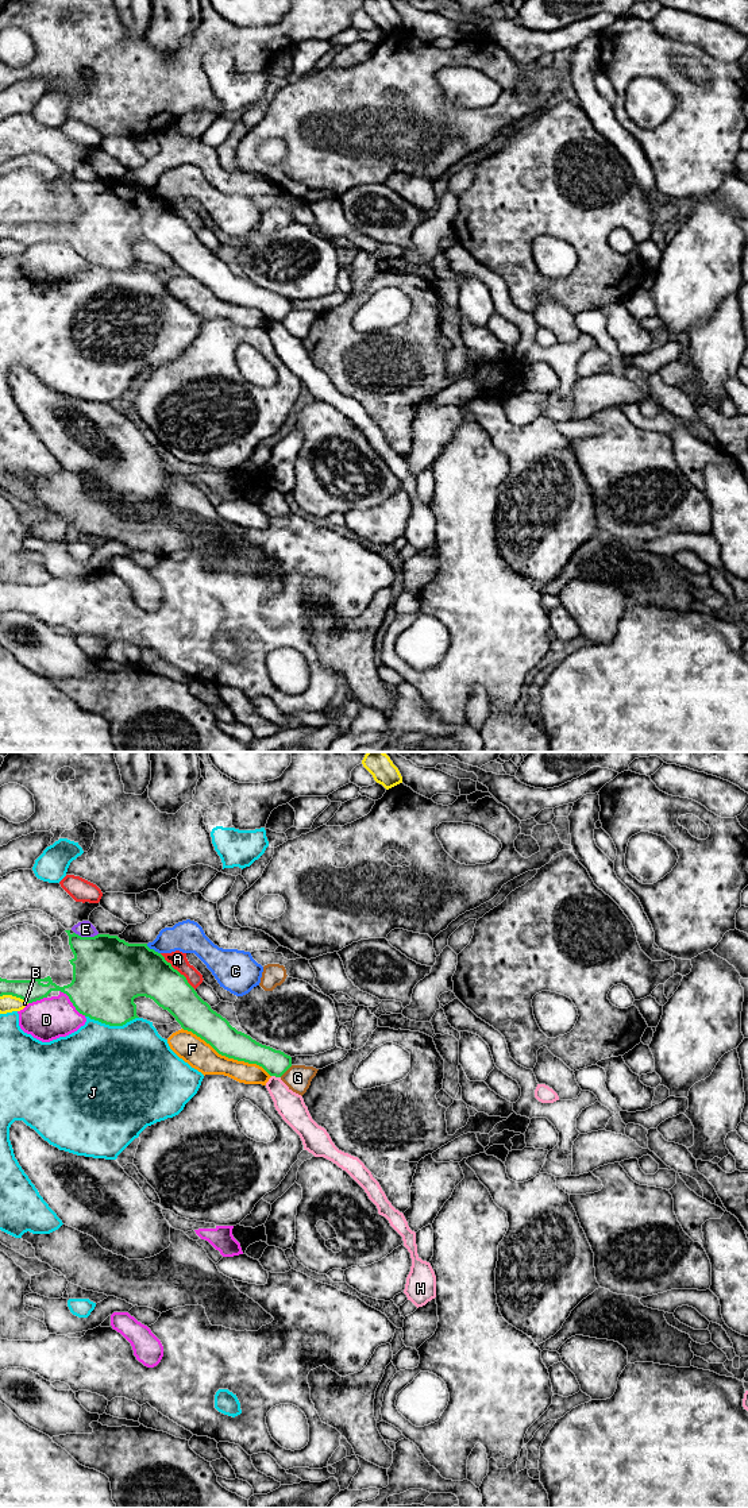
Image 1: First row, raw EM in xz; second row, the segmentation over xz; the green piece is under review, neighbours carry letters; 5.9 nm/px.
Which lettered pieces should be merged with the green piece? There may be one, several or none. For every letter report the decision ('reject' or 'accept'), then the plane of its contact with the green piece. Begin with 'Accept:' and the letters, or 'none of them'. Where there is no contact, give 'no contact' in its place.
Accept: none of them
A: reject; contact in xz
B: reject; contact in xz
C: reject; contact in xz
D: reject; contact in xz
E: reject; contact in xz
F: reject; contact in xz
G: reject; contact in xz
H: reject; contact in xz
J: reject; contact in xz

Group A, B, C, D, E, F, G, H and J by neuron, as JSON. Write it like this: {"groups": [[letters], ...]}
{"groups": [["A"], ["B"], ["C"], ["D"], ["E"], ["F"], ["G"], ["H"], ["J"]]}

